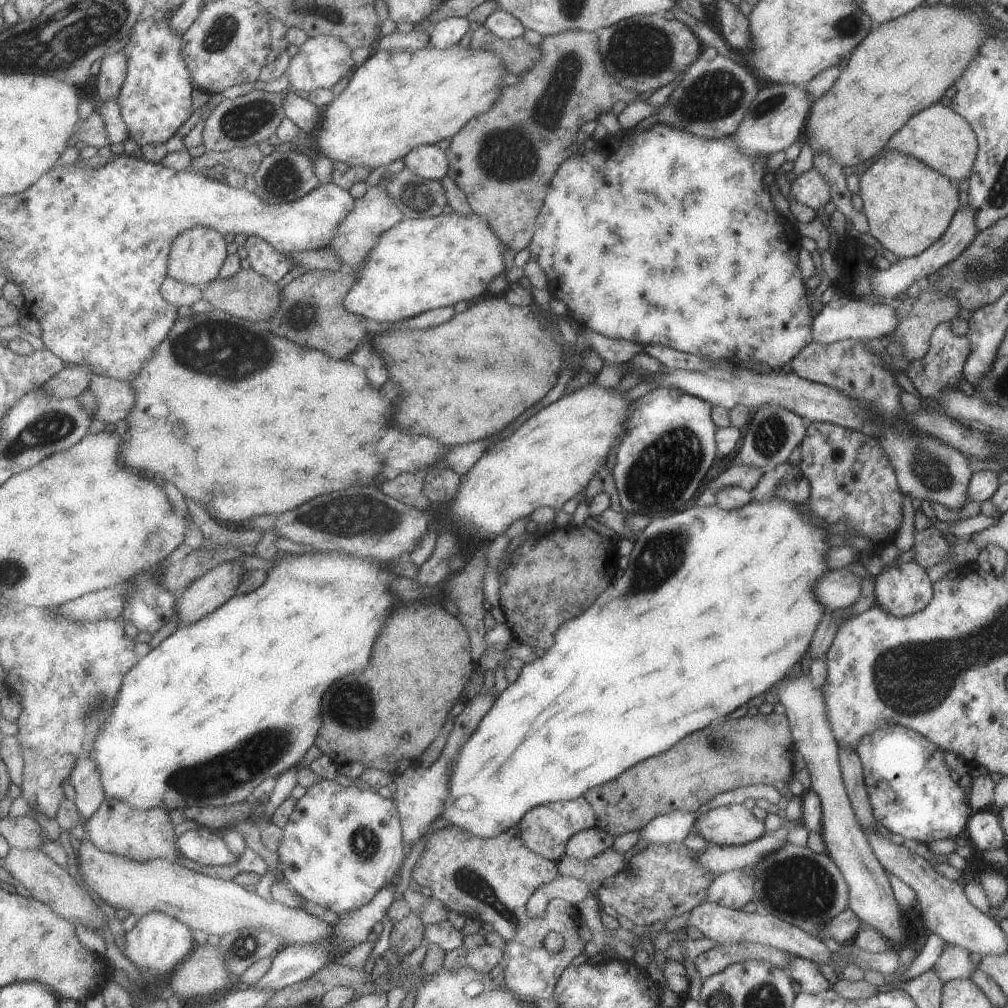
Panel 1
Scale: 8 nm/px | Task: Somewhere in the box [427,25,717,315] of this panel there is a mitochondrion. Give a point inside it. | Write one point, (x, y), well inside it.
(546, 116)

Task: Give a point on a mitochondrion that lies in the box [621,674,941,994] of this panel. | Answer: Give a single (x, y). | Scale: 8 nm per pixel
(801, 888)

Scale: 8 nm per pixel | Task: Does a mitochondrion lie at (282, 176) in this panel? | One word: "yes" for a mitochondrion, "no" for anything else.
yes

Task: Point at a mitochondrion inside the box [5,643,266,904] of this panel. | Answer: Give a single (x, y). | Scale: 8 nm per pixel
(92, 712)

